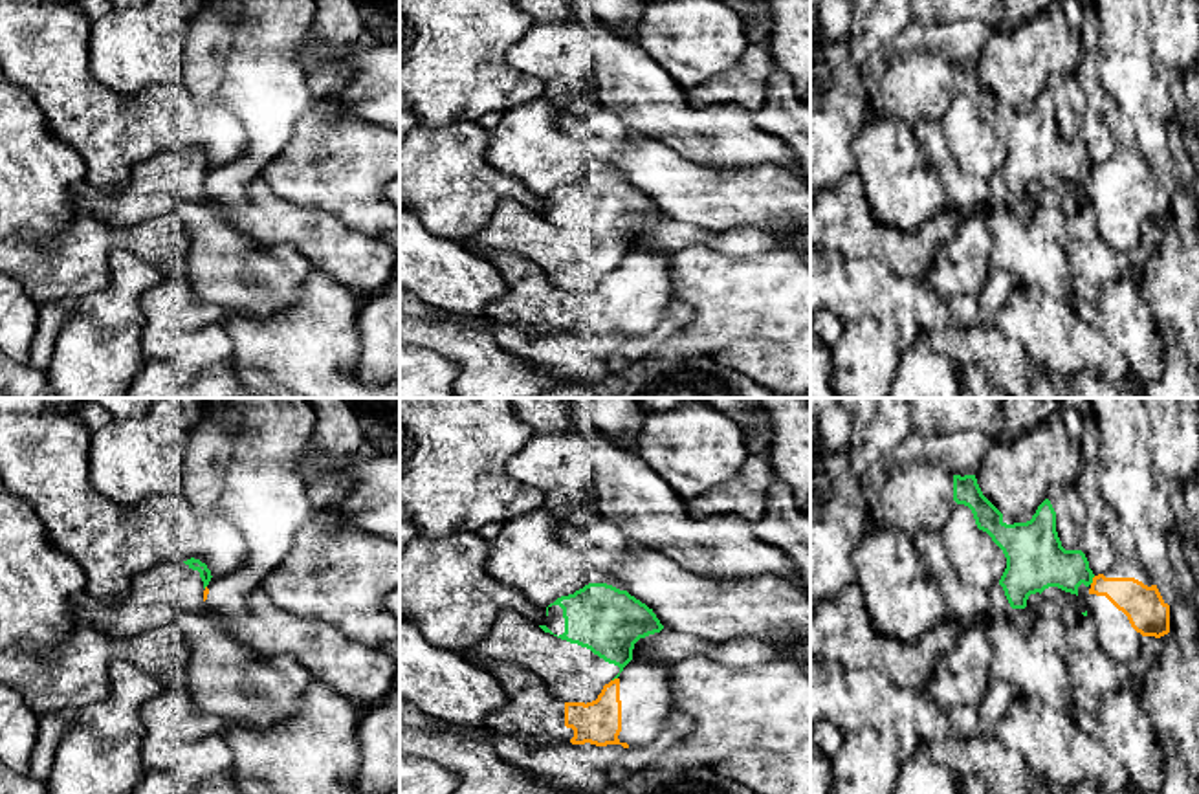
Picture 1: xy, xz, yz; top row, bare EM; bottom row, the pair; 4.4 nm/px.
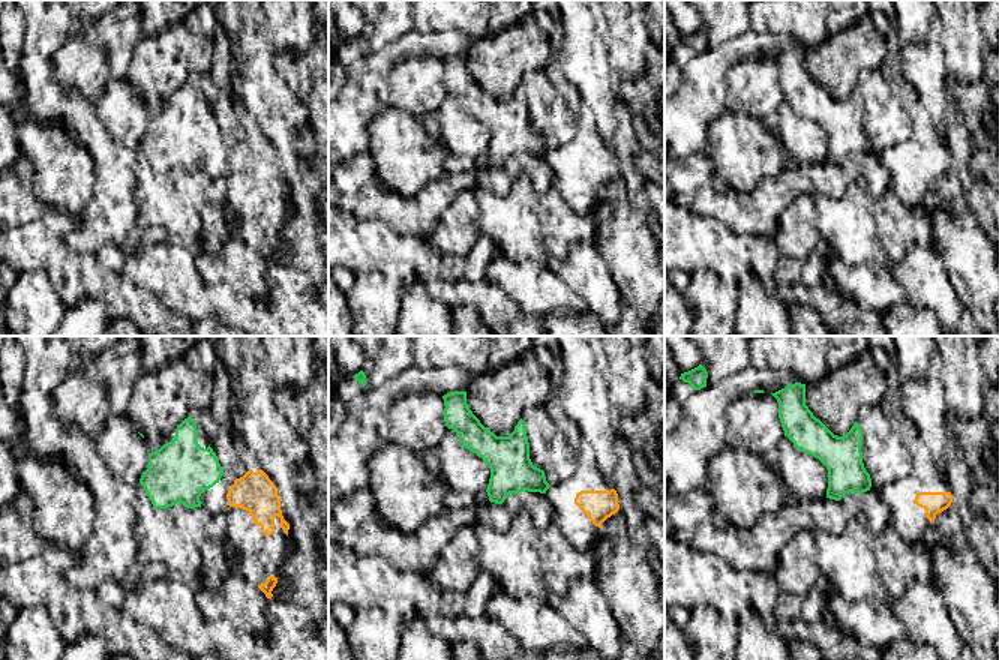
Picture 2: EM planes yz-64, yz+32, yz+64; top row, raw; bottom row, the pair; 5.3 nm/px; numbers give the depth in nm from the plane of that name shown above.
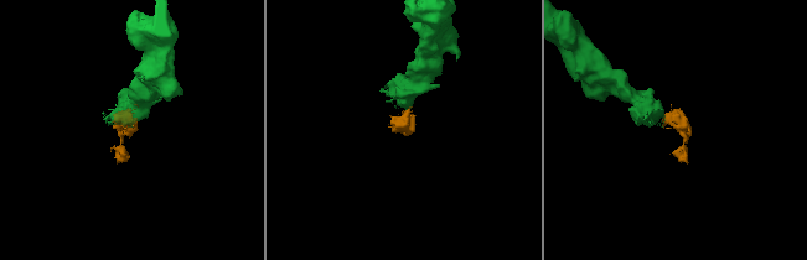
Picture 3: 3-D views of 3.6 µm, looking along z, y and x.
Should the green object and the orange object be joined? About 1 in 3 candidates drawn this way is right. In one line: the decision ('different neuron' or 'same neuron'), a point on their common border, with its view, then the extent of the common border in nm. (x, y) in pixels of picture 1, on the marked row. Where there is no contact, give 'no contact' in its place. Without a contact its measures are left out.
different neuron; meets green in yz at (1091, 580); contact 50 nm long

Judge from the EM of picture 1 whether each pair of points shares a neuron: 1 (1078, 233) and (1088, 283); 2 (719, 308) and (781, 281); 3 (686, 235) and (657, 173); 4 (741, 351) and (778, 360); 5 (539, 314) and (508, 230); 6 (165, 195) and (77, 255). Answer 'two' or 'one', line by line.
1: one
2: one
3: two
4: one
5: two
6: two

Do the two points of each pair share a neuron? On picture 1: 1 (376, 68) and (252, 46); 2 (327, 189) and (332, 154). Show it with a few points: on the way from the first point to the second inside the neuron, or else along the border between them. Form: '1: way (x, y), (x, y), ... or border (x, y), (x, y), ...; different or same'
1: border (308, 32), (301, 48), (305, 68); different
2: way (327, 180), (327, 169), (332, 164); same

